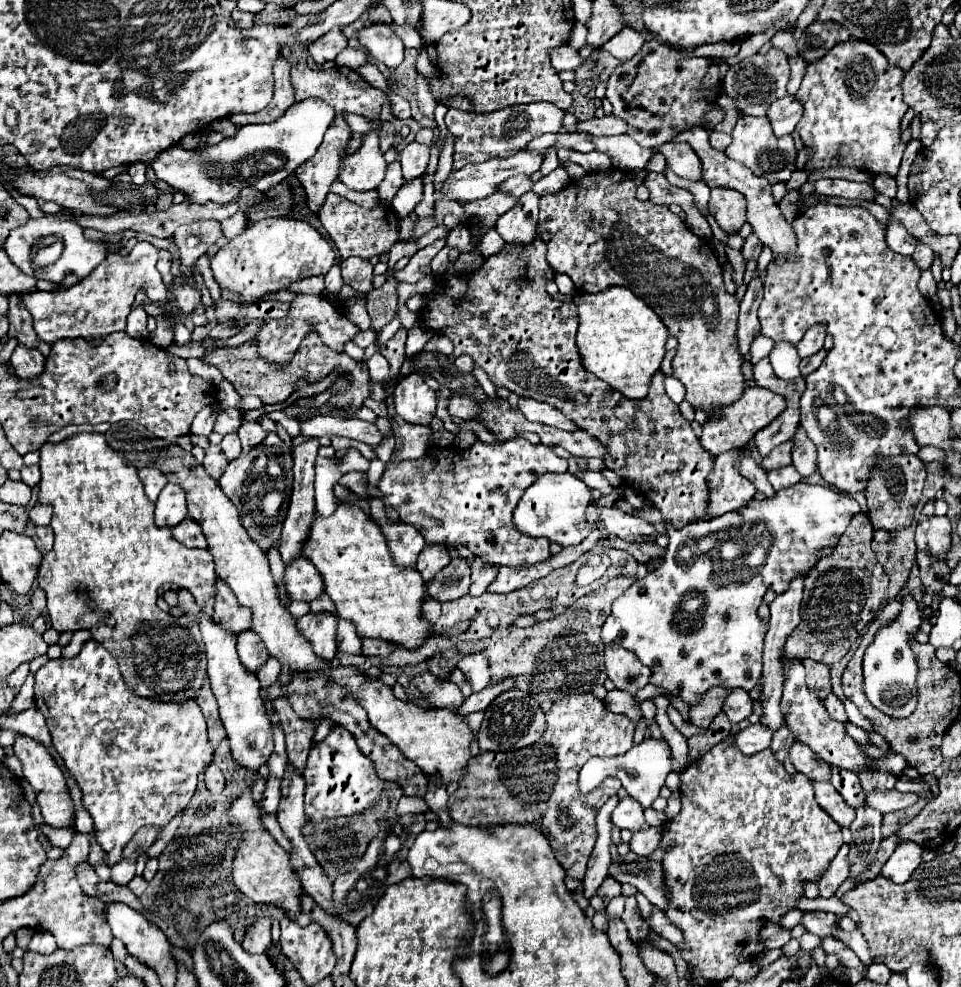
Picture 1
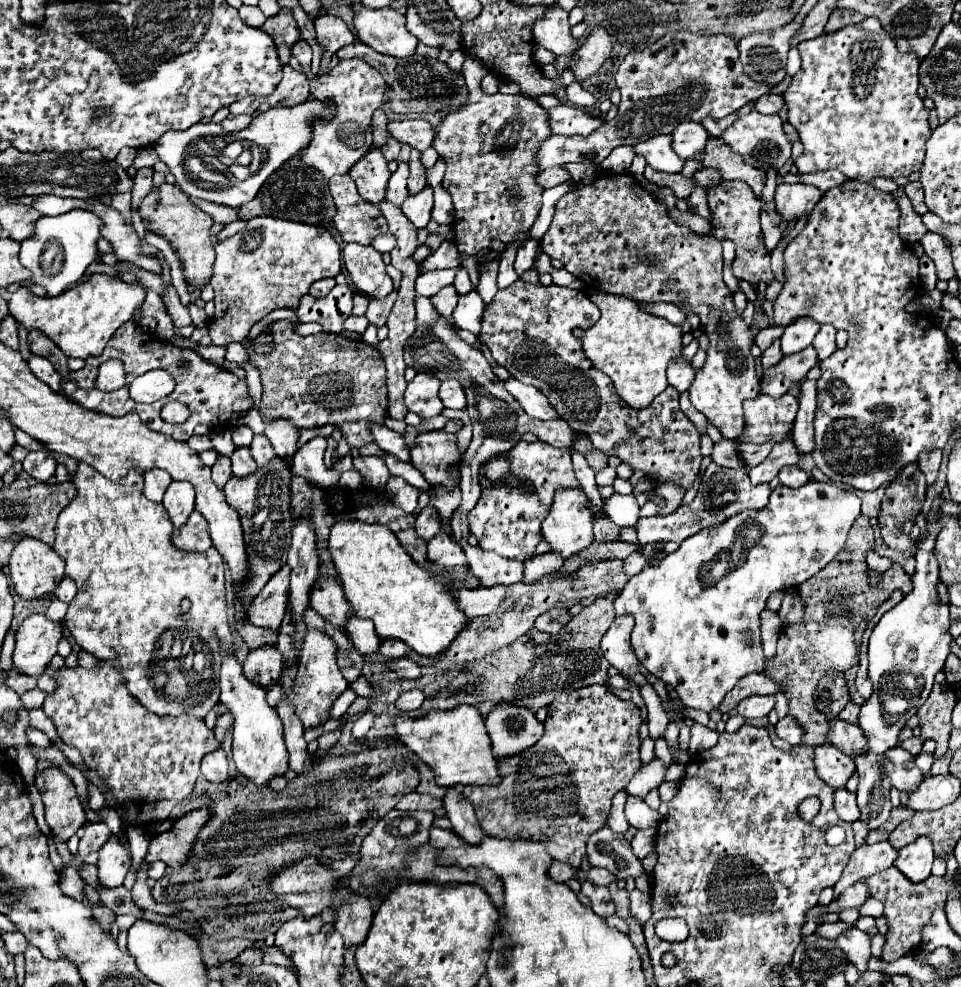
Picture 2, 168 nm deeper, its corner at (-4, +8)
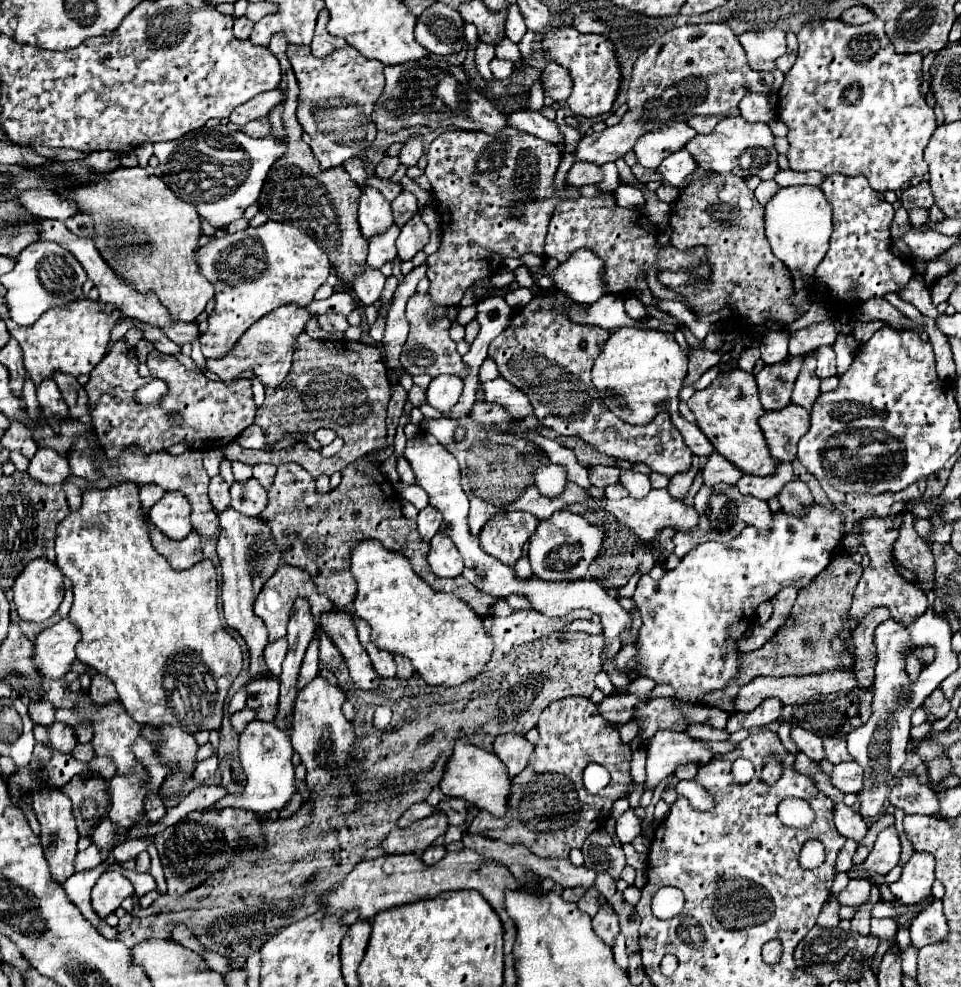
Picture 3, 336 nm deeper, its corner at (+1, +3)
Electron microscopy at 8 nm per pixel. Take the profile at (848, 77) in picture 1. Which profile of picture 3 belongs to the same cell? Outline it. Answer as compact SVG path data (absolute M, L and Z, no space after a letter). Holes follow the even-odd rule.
M818 20L806 24L800 32L798 32L798 56L796 56L796 62L794 66L784 74L784 84L778 92L778 120L786 124L788 128L788 142L790 142L790 148L788 148L788 162L790 162L790 168L792 170L798 170L798 172L808 172L808 170L818 170L822 174L834 174L834 172L842 172L842 174L848 174L848 176L856 176L856 174L862 174L868 178L870 186L876 190L876 192L886 192L886 190L894 190L898 192L900 186L908 180L912 180L914 176L924 176L928 172L928 164L924 162L924 148L930 140L930 136L934 134L936 130L936 116L932 112L932 108L926 104L926 98L922 96L920 92L920 84L922 84L922 58L920 54L898 54L894 52L894 46L890 44L886 32L884 32L884 24L882 20L872 20L868 24L862 24L862 26L852 26L852 24L842 24L842 20L822 20L822 28L818 28Z

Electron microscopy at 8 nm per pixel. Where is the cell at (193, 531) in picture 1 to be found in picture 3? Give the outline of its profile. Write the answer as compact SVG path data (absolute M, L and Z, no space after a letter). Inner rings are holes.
M150 524L150 540L156 548L158 554L162 554L174 570L186 570L202 560L202 550L200 550L200 536L192 532L184 540L170 540L164 536L156 526Z

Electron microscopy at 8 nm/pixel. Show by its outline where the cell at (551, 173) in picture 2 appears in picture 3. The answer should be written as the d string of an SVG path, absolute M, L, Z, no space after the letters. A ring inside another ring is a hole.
M576 162L568 176L566 176L566 182L568 184L578 184L578 186L586 186L586 184L598 184L602 182L604 174L602 174L602 168L598 164L590 164L590 162Z

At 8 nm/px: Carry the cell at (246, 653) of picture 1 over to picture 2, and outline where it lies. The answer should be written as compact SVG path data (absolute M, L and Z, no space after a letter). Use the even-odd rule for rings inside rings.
M269 643L251 649L243 663L245 677L251 679L253 683L263 685L265 689L269 689L275 681L279 681L281 669L283 669L283 657L277 651L277 647Z

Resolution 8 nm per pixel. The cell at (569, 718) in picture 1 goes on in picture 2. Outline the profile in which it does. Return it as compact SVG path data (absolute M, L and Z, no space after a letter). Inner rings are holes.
M591 685L591 687L585 687L585 689L579 689L579 691L571 691L571 693L563 693L563 695L557 695L555 701L549 705L549 715L545 719L545 733L543 737L533 745L529 747L527 751L519 753L519 755L509 755L507 759L499 759L499 777L501 777L501 783L497 785L465 785L465 799L475 807L475 815L479 819L479 825L483 829L485 835L491 835L491 837L499 837L499 839L537 839L537 841L545 841L547 843L547 851L553 859L557 861L563 861L563 863L569 863L571 867L579 869L581 861L587 857L587 839L599 831L599 827L605 827L607 823L607 815L609 815L609 809L611 809L611 799L617 791L623 791L627 787L627 783L631 781L633 773L639 769L639 725L641 725L641 715L639 715L639 709L635 703L631 701L623 701L619 699L617 695L613 695L605 685Z

